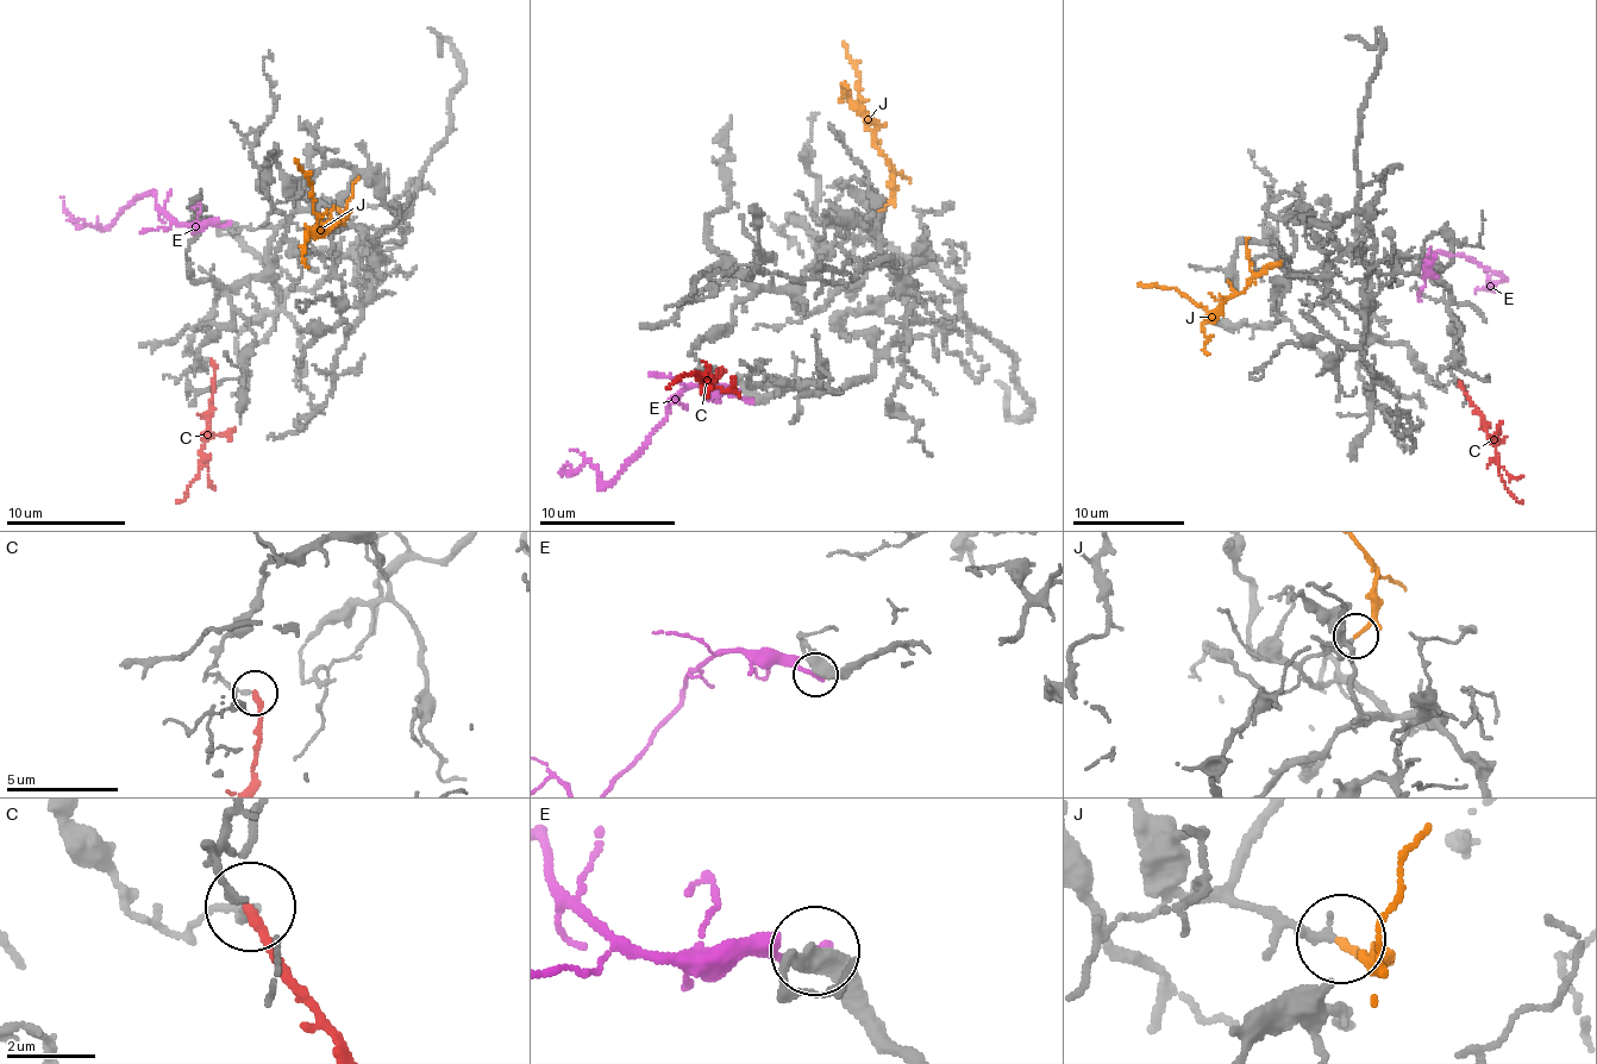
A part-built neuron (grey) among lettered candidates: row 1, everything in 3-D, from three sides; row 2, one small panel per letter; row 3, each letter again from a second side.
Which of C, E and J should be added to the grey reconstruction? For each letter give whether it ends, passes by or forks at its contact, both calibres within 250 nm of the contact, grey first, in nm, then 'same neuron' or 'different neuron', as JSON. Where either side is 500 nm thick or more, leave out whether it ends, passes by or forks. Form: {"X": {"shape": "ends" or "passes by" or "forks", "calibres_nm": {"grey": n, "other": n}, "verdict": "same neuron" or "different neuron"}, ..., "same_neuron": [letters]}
{"C": {"shape": "ends", "calibres_nm": {"grey": 150, "other": 240}, "verdict": "different neuron"}, "E": {"shape": "ends", "calibres_nm": {"grey": 440, "other": 240}, "verdict": "different neuron"}, "J": {"shape": "ends", "calibres_nm": {"grey": 200, "other": 170}, "verdict": "same neuron"}, "same_neuron": ["J"]}

